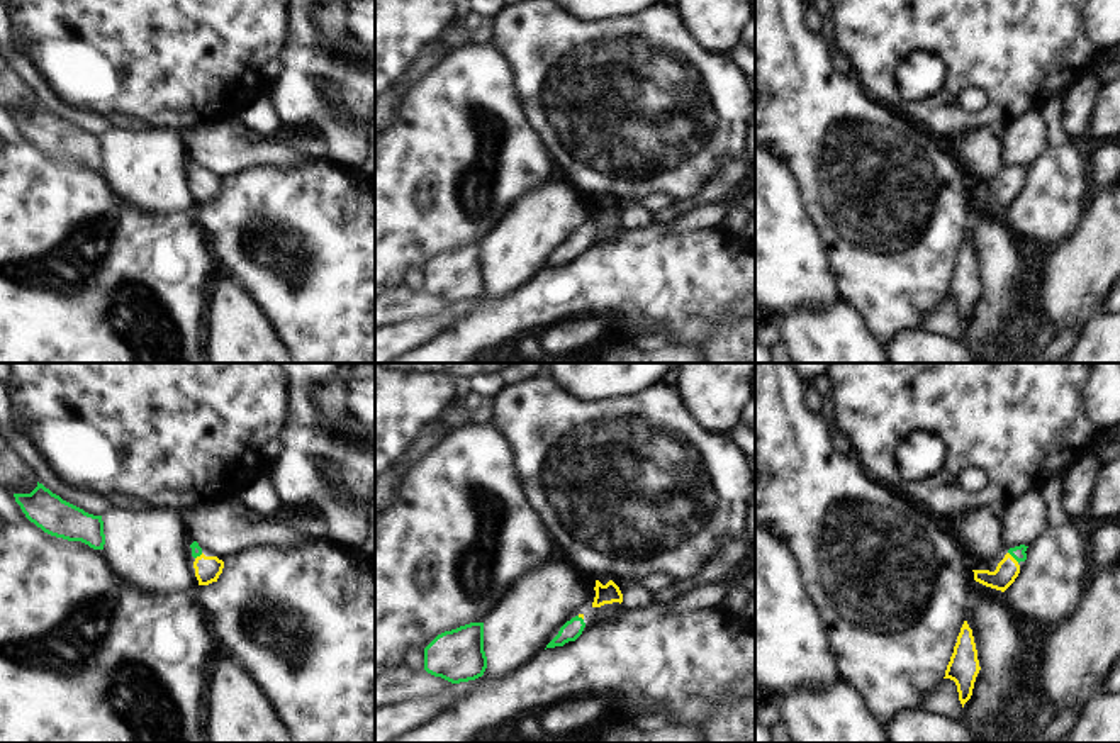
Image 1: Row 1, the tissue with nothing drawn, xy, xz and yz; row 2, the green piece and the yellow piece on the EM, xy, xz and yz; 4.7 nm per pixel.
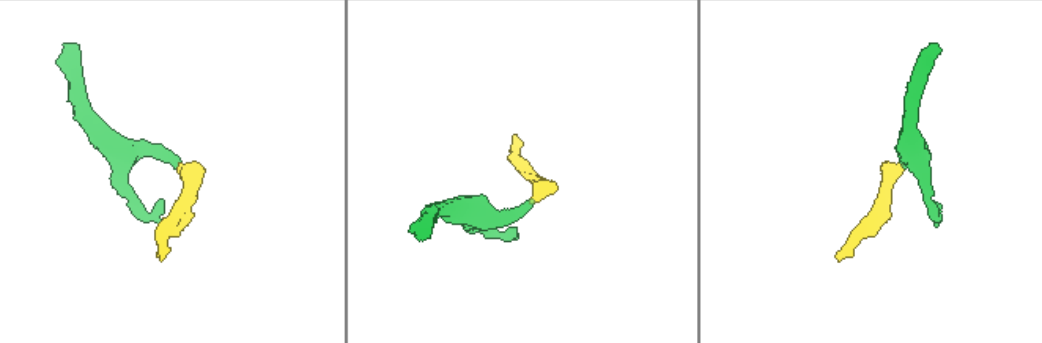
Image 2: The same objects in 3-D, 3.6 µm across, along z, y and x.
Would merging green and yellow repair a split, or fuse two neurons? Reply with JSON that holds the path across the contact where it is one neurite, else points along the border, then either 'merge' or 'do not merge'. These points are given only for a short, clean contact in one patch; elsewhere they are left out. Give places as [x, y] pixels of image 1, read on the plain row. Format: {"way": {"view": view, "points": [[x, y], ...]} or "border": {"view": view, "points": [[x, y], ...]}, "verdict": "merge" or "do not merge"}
{"way": {"view": "yz", "points": [[1019, 173], [1013, 177], [1008, 189]]}, "verdict": "merge"}

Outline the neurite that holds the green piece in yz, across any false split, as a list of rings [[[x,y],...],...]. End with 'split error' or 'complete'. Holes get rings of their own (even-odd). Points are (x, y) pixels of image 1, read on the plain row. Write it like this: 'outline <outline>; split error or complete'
outline [[[1025,165],[1010,168],[1005,178],[998,183],[994,192],[989,190],[972,190],[974,192],[974,200],[1005,212],[1018,197],[1020,193],[1020,182],[1027,180],[1027,168]]]; split error

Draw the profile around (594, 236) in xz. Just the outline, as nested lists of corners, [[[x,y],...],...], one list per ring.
[[[619,222],[604,224],[601,227],[589,227],[584,232],[584,243],[585,243],[584,249],[614,243],[621,237],[623,232],[624,232],[624,229],[623,229],[623,224],[619,224]]]

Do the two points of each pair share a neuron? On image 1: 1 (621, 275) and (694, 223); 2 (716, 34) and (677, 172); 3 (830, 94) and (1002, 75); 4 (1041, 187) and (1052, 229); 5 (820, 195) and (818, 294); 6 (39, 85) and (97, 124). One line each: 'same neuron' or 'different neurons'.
1: different neurons
2: different neurons
3: different neurons
4: same neuron
5: different neurons
6: same neuron

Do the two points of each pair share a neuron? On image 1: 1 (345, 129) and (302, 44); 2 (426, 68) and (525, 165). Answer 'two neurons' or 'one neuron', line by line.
1: one neuron
2: two neurons

